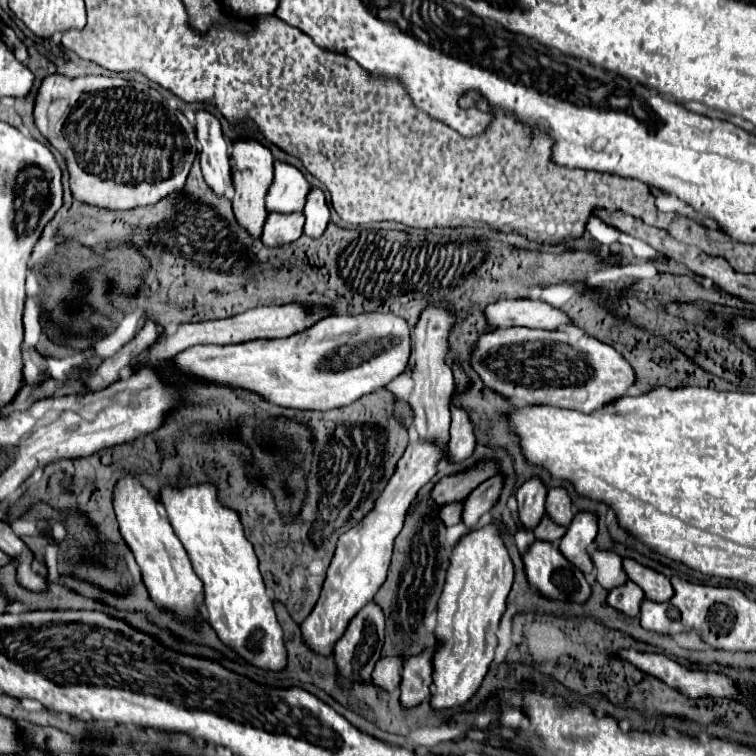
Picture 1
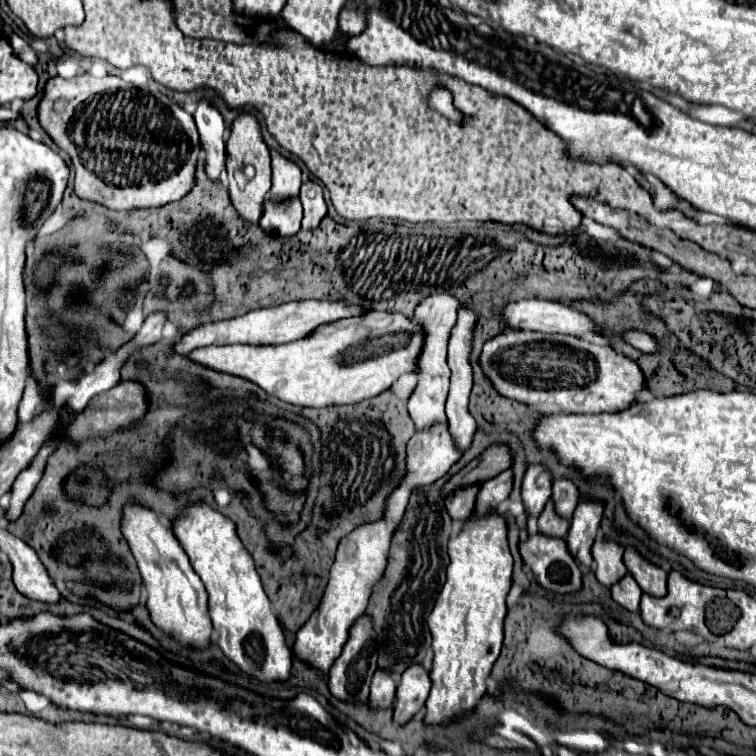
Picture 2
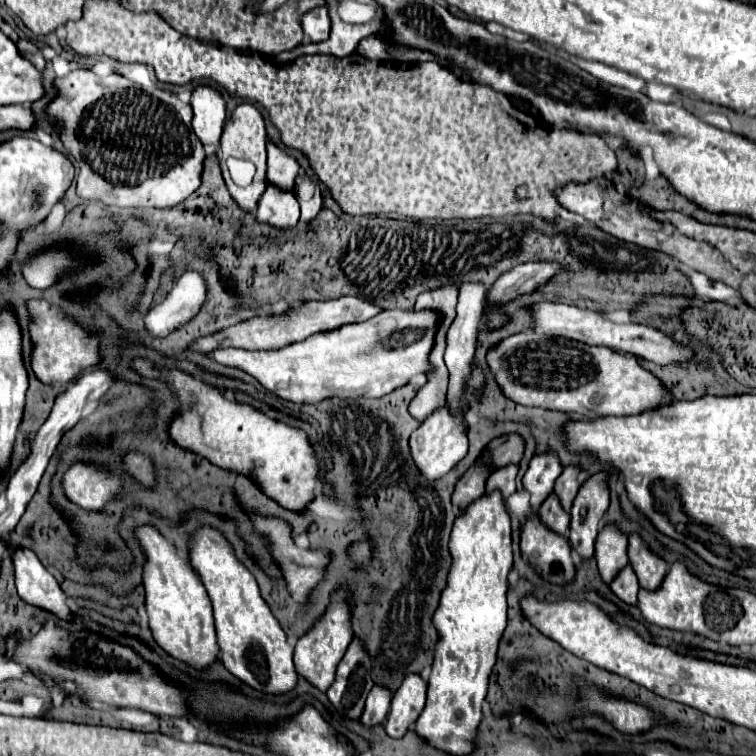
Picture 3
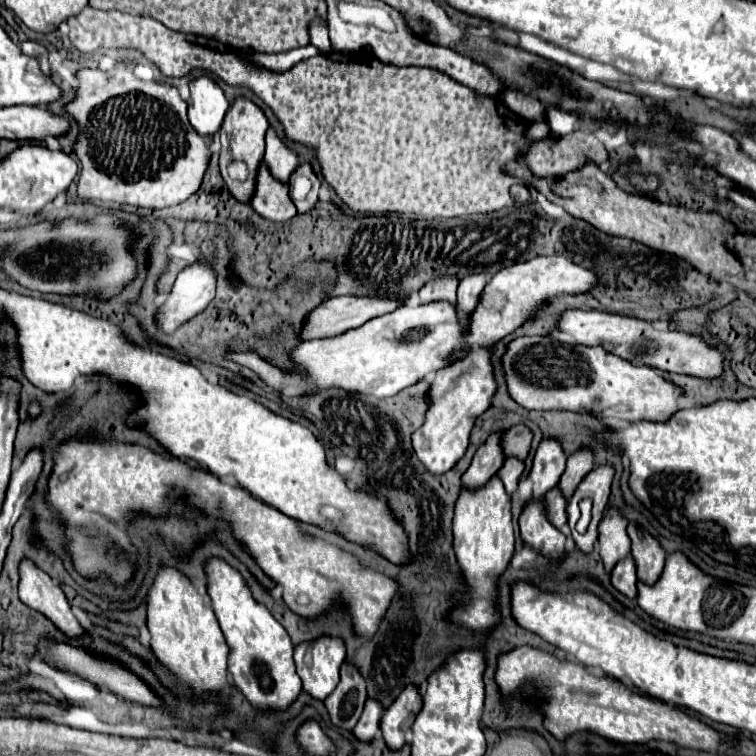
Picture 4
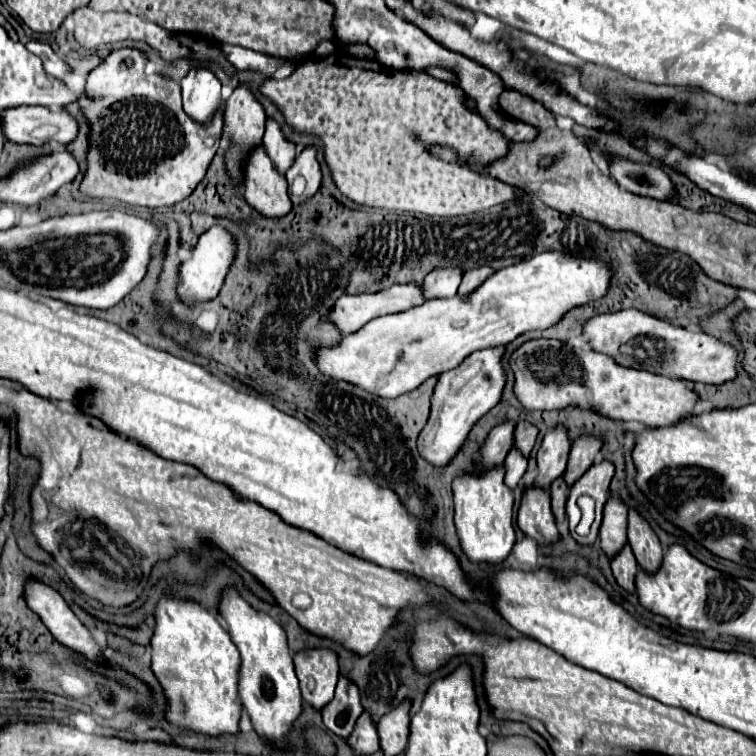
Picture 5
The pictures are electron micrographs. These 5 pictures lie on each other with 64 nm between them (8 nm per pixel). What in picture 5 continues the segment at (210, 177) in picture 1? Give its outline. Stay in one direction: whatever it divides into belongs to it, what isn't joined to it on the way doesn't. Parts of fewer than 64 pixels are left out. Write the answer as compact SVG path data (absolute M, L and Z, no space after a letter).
M192 70L182 80L184 112L198 124L210 126L214 116L224 108L220 80L210 70Z

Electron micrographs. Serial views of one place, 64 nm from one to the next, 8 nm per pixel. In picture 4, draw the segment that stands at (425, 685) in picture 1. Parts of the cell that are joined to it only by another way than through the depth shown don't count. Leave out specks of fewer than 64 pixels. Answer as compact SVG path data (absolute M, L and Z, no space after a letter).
M412 684L406 686L400 696L392 702L392 706L384 712L380 730L388 744L388 748L402 748L406 744L406 732L414 724L414 718L422 710L420 690Z

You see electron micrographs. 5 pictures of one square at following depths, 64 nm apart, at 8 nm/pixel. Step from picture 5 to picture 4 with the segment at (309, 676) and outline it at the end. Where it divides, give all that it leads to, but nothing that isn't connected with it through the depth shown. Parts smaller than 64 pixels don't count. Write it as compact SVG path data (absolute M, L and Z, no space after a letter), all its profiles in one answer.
M320 636L310 642L300 642L294 650L294 662L302 688L318 700L324 700L338 684L338 670L346 658L342 638Z

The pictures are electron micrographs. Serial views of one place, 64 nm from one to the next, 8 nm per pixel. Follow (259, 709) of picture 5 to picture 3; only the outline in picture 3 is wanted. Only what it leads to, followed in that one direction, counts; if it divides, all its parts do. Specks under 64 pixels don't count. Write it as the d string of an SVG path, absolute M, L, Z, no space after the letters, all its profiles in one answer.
M208 524L200 526L190 536L190 562L214 606L216 636L224 666L256 690L268 694L292 690L296 684L292 662L294 648L286 644L286 634L262 598L254 574L238 560L234 546L226 540L224 532Z

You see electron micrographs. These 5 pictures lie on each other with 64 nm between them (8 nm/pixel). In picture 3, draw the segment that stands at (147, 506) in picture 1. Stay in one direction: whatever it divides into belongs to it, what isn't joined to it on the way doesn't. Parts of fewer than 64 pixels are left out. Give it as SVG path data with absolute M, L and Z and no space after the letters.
M142 524L134 528L134 536L146 554L144 562L144 588L146 588L146 610L150 628L156 642L172 656L204 668L218 658L216 630L212 618L212 604L206 588L192 570L188 558L180 558L176 546L168 542L156 526Z

